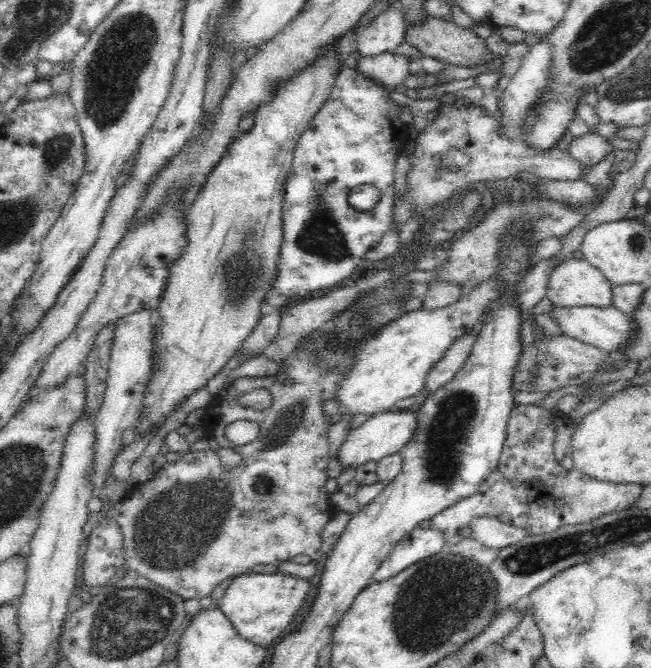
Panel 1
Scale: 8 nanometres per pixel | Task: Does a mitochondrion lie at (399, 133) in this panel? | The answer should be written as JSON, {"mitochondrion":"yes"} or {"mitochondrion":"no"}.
{"mitochondrion":"no"}

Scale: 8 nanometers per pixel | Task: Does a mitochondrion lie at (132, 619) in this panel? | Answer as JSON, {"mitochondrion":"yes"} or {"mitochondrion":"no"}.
{"mitochondrion":"yes"}

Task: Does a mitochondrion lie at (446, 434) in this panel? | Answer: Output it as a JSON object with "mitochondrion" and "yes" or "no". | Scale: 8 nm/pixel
{"mitochondrion":"yes"}

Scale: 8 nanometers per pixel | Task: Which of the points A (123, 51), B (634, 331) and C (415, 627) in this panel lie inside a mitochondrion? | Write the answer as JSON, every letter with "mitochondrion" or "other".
{"A":"mitochondrion","B":"other","C":"mitochondrion"}

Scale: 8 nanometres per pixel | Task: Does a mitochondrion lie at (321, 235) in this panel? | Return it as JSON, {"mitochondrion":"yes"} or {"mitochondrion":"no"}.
{"mitochondrion":"yes"}

